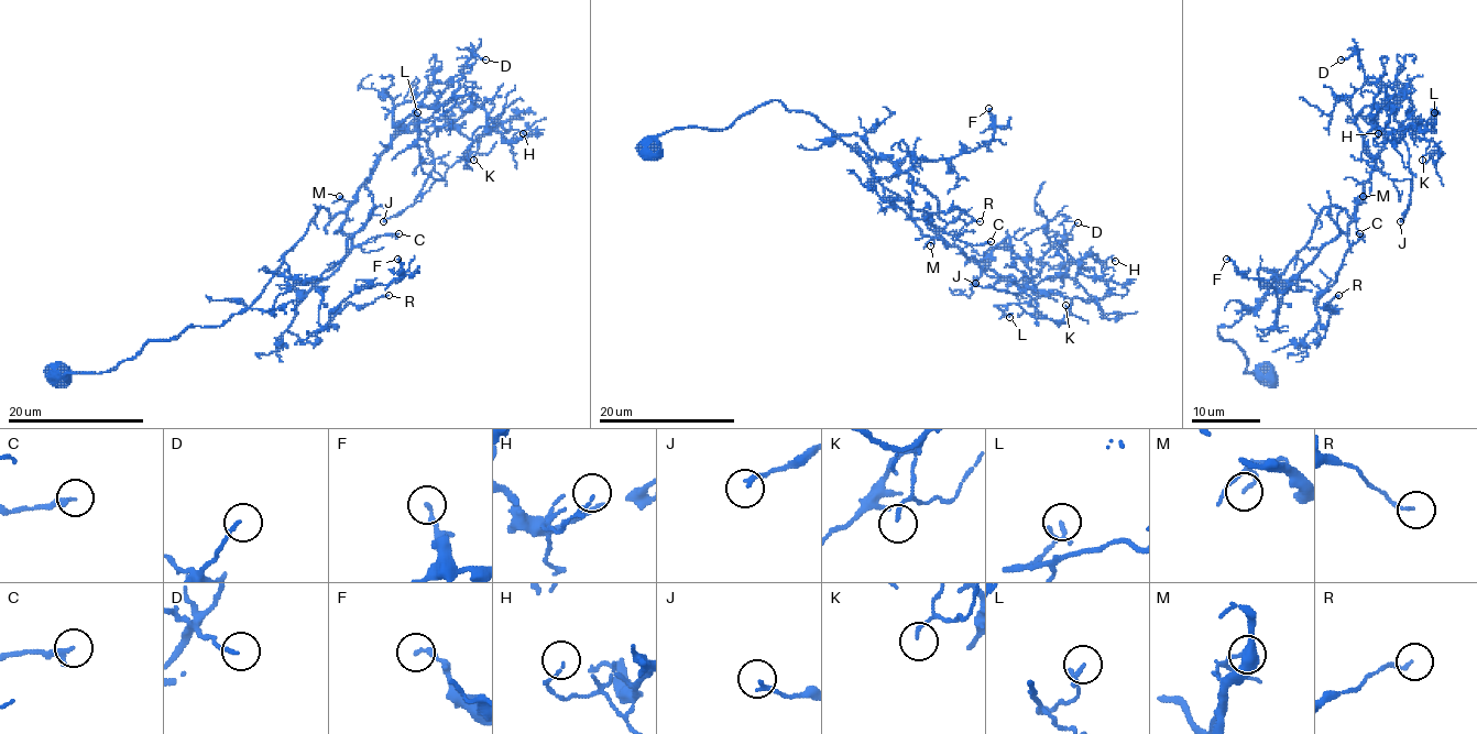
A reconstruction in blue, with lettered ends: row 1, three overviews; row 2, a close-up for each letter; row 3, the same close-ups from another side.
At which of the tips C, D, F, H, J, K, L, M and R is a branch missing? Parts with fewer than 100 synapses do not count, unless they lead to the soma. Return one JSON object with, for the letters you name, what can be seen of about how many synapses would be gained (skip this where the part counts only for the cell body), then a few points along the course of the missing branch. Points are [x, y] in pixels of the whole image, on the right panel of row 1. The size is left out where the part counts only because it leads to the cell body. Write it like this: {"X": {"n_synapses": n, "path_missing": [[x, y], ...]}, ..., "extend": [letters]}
{"extend": []}

